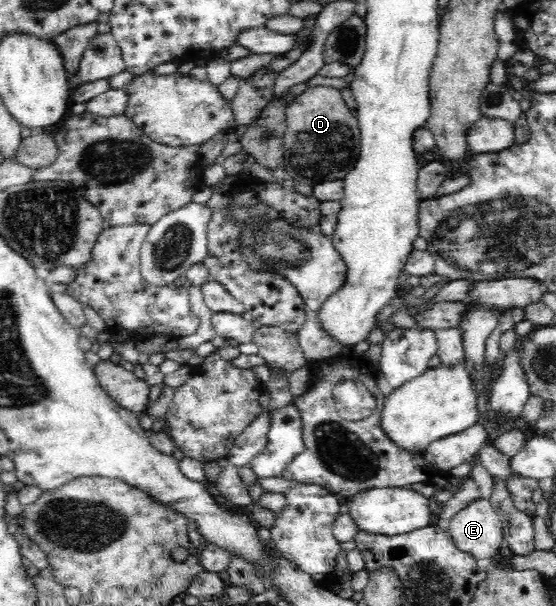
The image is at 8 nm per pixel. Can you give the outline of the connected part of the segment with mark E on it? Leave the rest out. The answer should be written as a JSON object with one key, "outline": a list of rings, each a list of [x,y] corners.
{"outline":[[[475,499],[469,502],[450,520],[448,529],[457,549],[471,554],[475,561],[491,559],[499,552],[504,542],[502,522],[495,514],[490,499]]]}

